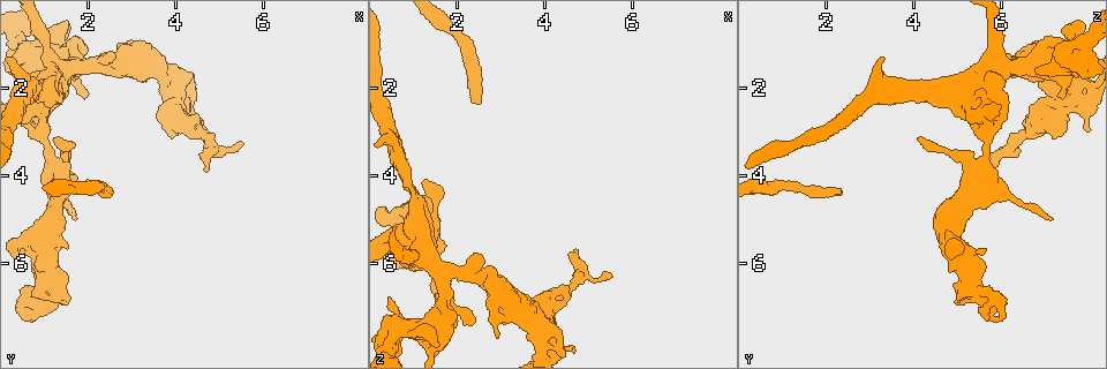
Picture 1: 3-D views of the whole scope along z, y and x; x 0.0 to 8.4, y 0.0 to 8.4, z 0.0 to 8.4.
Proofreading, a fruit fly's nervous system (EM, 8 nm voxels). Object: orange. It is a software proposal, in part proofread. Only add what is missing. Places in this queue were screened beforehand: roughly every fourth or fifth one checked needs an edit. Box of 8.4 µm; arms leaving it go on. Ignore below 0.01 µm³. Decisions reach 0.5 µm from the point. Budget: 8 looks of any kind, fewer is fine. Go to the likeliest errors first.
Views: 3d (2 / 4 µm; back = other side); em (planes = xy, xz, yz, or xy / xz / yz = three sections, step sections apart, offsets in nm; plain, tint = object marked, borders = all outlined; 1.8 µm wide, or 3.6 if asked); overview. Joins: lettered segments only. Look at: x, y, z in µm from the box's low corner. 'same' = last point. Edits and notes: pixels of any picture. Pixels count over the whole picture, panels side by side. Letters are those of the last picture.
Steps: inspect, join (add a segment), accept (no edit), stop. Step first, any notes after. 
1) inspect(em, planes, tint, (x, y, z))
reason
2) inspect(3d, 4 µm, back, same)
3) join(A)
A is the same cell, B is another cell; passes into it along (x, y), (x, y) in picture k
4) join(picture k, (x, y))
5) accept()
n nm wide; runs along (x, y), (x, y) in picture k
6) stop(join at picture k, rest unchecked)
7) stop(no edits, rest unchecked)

inspect(3d, 4 µm, (2.40, 4.25, 2.30))

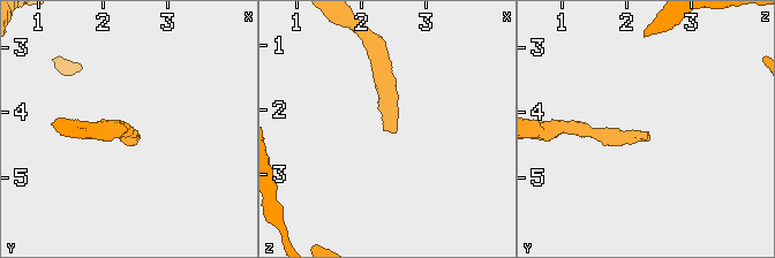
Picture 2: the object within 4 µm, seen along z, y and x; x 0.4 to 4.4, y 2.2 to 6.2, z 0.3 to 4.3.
inspect(em, xz, step 8, borders, (2.35, 4.30, 2.30))
now the EM

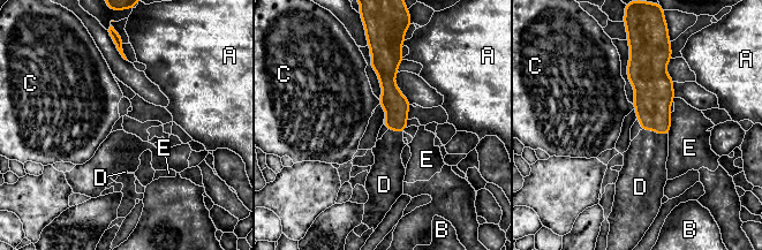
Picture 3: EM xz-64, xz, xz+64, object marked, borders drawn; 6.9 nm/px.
inspect(em, yz, step 4, borders, same)

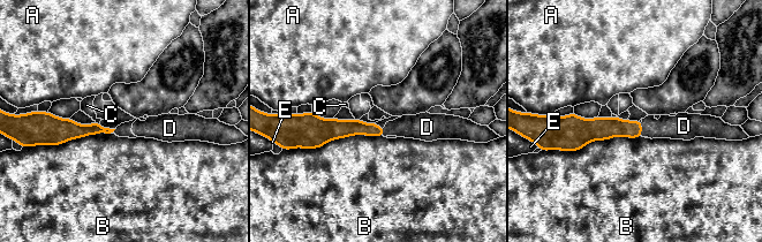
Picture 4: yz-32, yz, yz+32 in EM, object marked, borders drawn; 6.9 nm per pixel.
join(D)
D is the same cell, A, B, C and E are other cells; passes into it along (605, 128), (641, 129), (677, 127) in picture 4; the neuron continues

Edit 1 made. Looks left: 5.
inspect(3d, 4 µm, back, (0.70, 1.05, 7.55))
touches itself

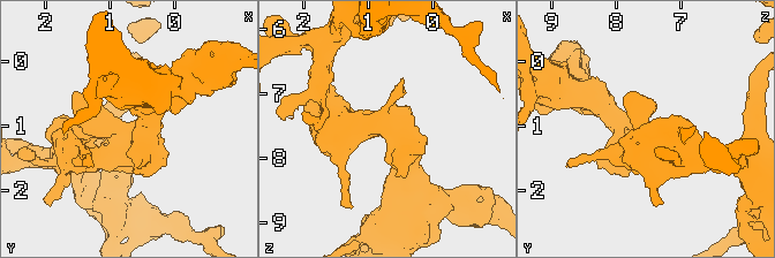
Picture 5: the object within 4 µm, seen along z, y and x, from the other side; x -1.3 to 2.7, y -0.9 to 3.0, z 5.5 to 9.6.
inspect(em, planes, tint, same)
arms of 280, 320 nm; need the tissue

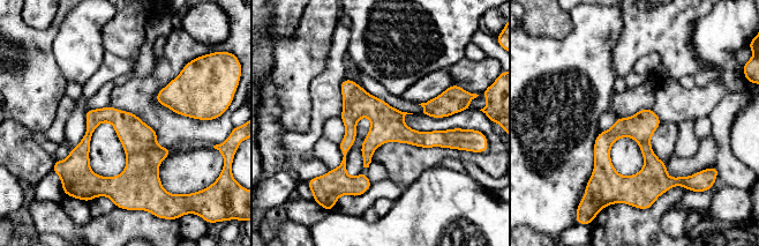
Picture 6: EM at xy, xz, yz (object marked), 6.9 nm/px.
inspect(em, planes, borders, same)

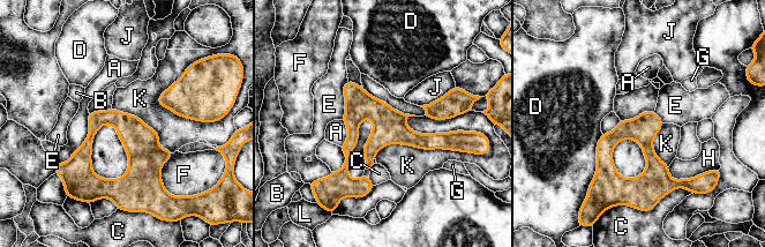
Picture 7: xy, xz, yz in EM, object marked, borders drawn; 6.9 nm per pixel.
accept()
K touches over 600 nm; A, B, C, D, E, F, G, H, J, K and L are other cells; none of them fits

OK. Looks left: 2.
inspect(em, planes, plain, (1.50, 6.85, 4.95))
branch stops here

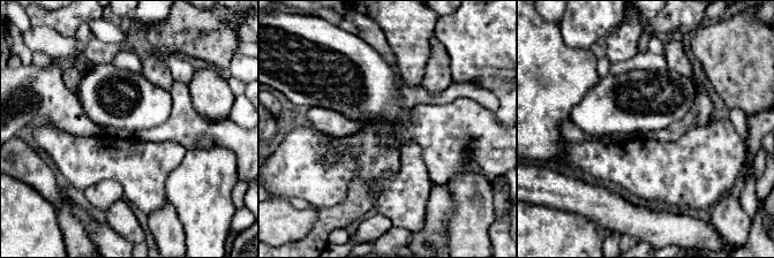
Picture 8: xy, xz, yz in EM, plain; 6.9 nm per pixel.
inspect(em, planes, borders, same)

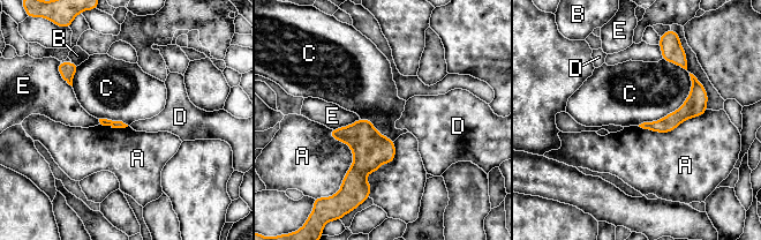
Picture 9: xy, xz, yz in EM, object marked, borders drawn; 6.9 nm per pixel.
accept()
A, B, C, D and E are other cells; border along (690, 73), (687, 98), (638, 125) in picture 9; none of them fits

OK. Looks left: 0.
stop(join at picture 4, rest unchecked)

